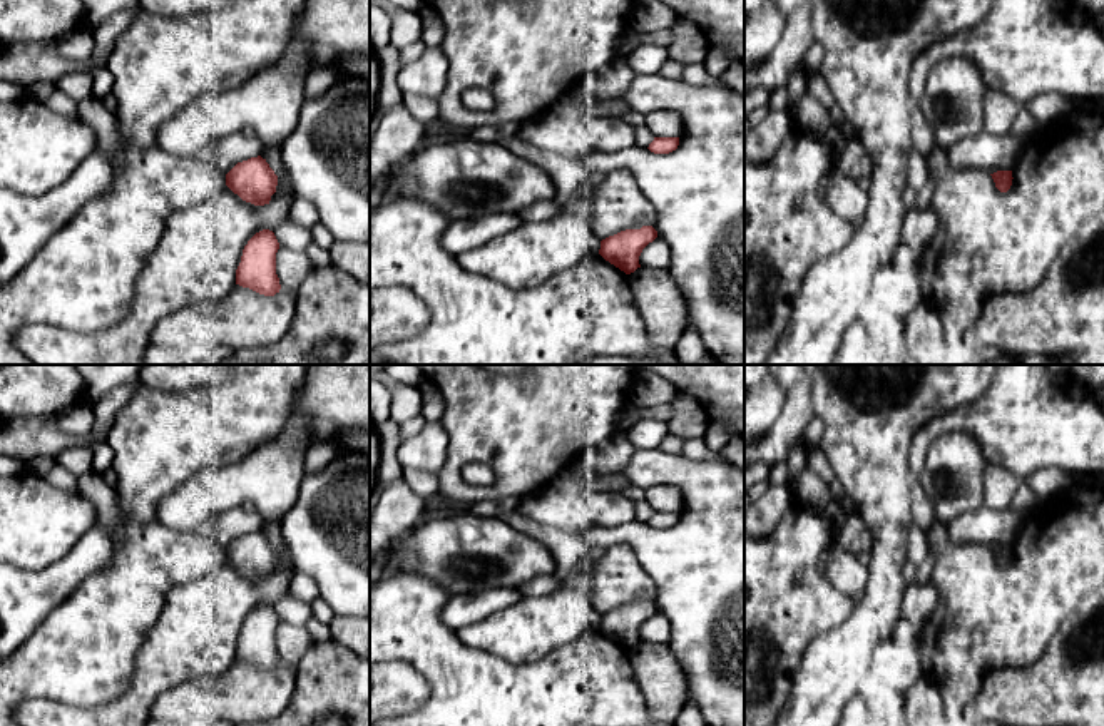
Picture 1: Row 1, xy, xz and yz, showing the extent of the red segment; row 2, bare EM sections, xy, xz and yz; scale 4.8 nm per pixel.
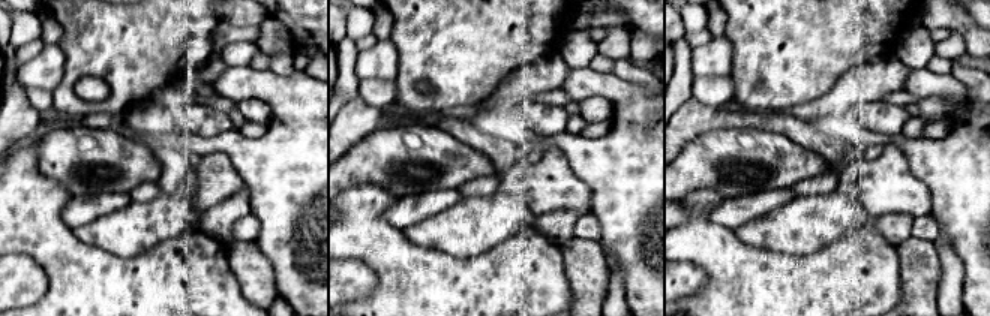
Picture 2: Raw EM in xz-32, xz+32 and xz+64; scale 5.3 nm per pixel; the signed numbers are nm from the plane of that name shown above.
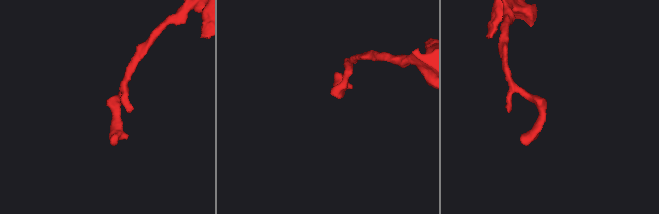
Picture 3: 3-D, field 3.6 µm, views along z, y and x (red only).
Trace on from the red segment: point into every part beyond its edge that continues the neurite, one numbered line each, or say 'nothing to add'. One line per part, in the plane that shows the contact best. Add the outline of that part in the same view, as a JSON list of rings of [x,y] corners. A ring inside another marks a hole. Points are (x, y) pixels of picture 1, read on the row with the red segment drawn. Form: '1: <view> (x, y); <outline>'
nothing to add

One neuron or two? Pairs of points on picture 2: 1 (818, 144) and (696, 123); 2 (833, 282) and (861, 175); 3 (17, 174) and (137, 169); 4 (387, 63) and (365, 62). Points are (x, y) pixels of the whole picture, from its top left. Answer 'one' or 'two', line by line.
1: one
2: one
3: two
4: one

